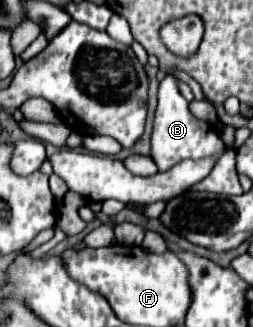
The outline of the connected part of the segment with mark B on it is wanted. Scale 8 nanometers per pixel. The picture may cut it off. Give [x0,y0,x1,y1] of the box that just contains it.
[150,75,224,171]

